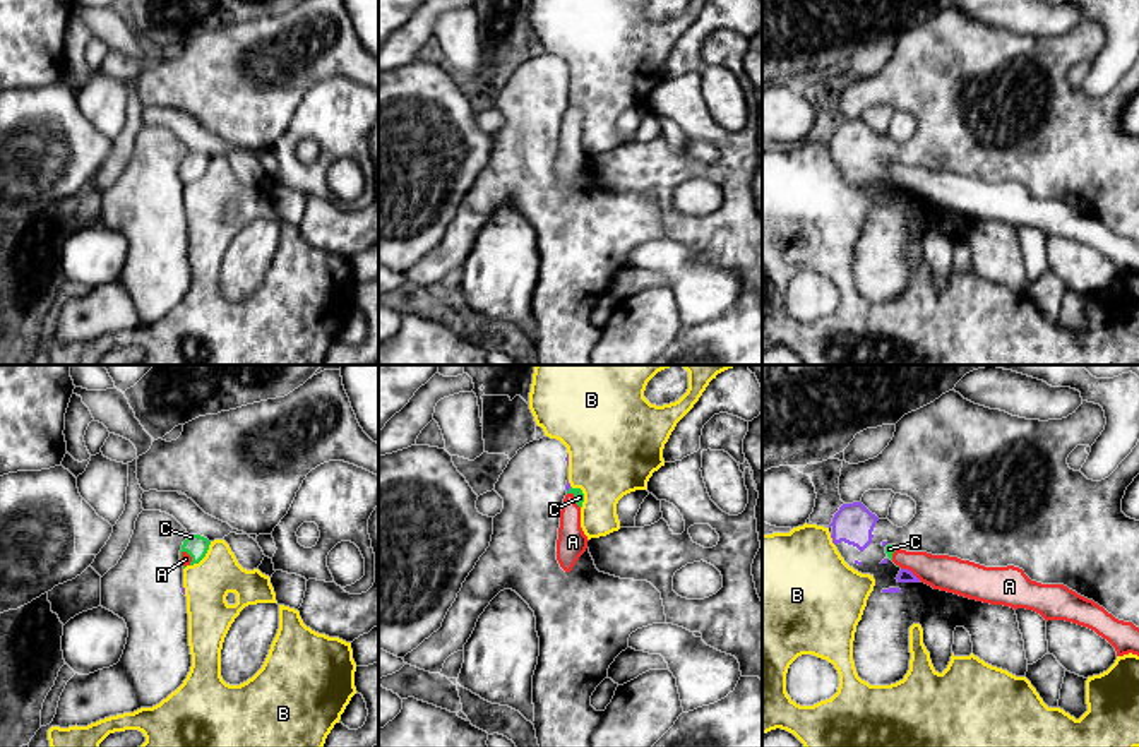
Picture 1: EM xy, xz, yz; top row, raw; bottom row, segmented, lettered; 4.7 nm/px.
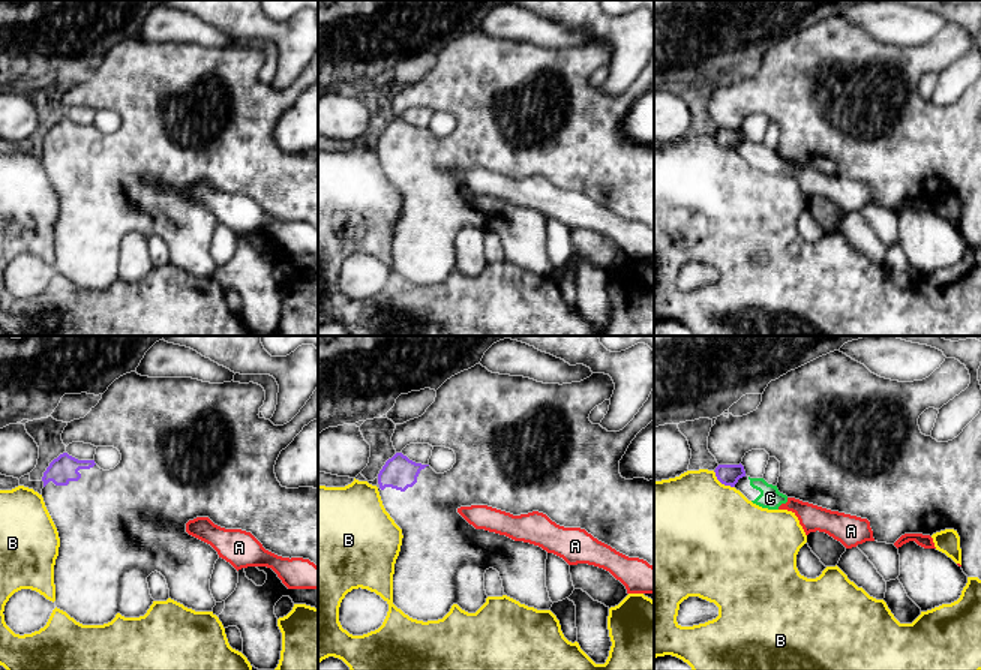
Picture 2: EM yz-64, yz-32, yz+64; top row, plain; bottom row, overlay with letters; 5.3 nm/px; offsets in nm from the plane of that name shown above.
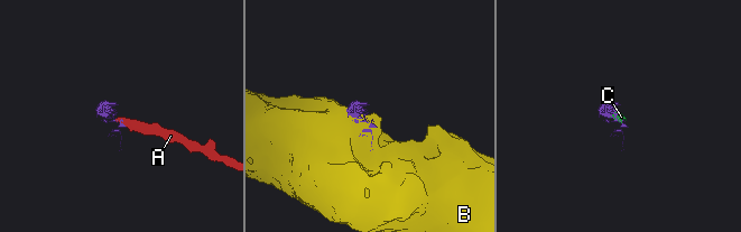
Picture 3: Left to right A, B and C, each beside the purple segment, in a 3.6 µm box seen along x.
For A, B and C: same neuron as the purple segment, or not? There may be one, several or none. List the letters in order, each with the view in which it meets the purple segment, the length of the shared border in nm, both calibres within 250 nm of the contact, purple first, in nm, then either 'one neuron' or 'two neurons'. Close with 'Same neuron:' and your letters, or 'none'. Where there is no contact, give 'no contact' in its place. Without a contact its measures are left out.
A: contact in yz; length 110 nm; calibres 60 and 170 nm; two neurons
B: contact in yz; length 60 nm; calibres 190 and 460 nm; two neurons
C: contact in xz; length 40 nm; calibres 20 and 50 nm; two neurons
Same neuron: none

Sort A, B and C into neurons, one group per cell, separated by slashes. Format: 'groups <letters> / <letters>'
groups A C / B

